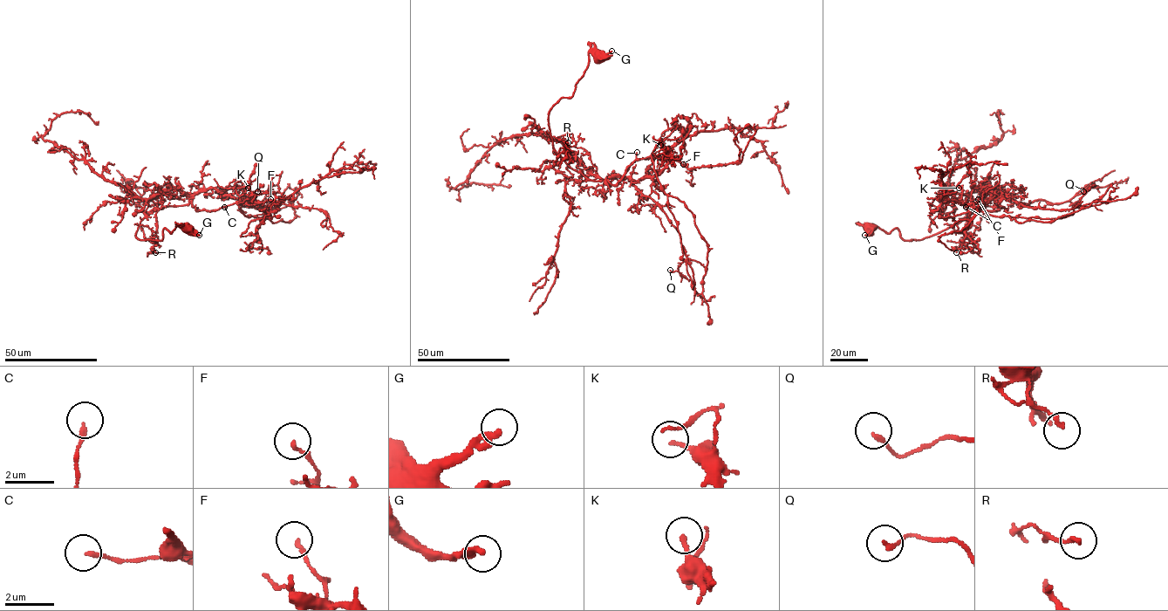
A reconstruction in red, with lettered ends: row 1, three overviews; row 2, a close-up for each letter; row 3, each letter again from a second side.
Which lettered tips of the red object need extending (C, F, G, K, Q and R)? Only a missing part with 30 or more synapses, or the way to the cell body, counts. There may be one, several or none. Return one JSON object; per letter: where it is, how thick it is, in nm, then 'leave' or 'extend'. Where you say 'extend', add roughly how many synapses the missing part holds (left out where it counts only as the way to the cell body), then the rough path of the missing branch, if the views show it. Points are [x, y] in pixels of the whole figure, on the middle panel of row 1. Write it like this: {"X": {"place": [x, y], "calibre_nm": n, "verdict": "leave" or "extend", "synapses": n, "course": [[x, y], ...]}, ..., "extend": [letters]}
{"C": {"place": [637, 152], "calibre_nm": 180, "verdict": "extend", "synapses": 60}, "F": {"place": [683, 164], "calibre_nm": 170, "verdict": "leave"}, "G": {"place": [611, 51], "calibre_nm": 320, "verdict": "leave"}, "K": {"place": [660, 145], "calibre_nm": 180, "verdict": "leave"}, "Q": {"place": [670, 270], "calibre_nm": 150, "verdict": "leave"}, "R": {"place": [568, 142], "calibre_nm": 160, "verdict": "leave"}, "extend": ["C"]}

